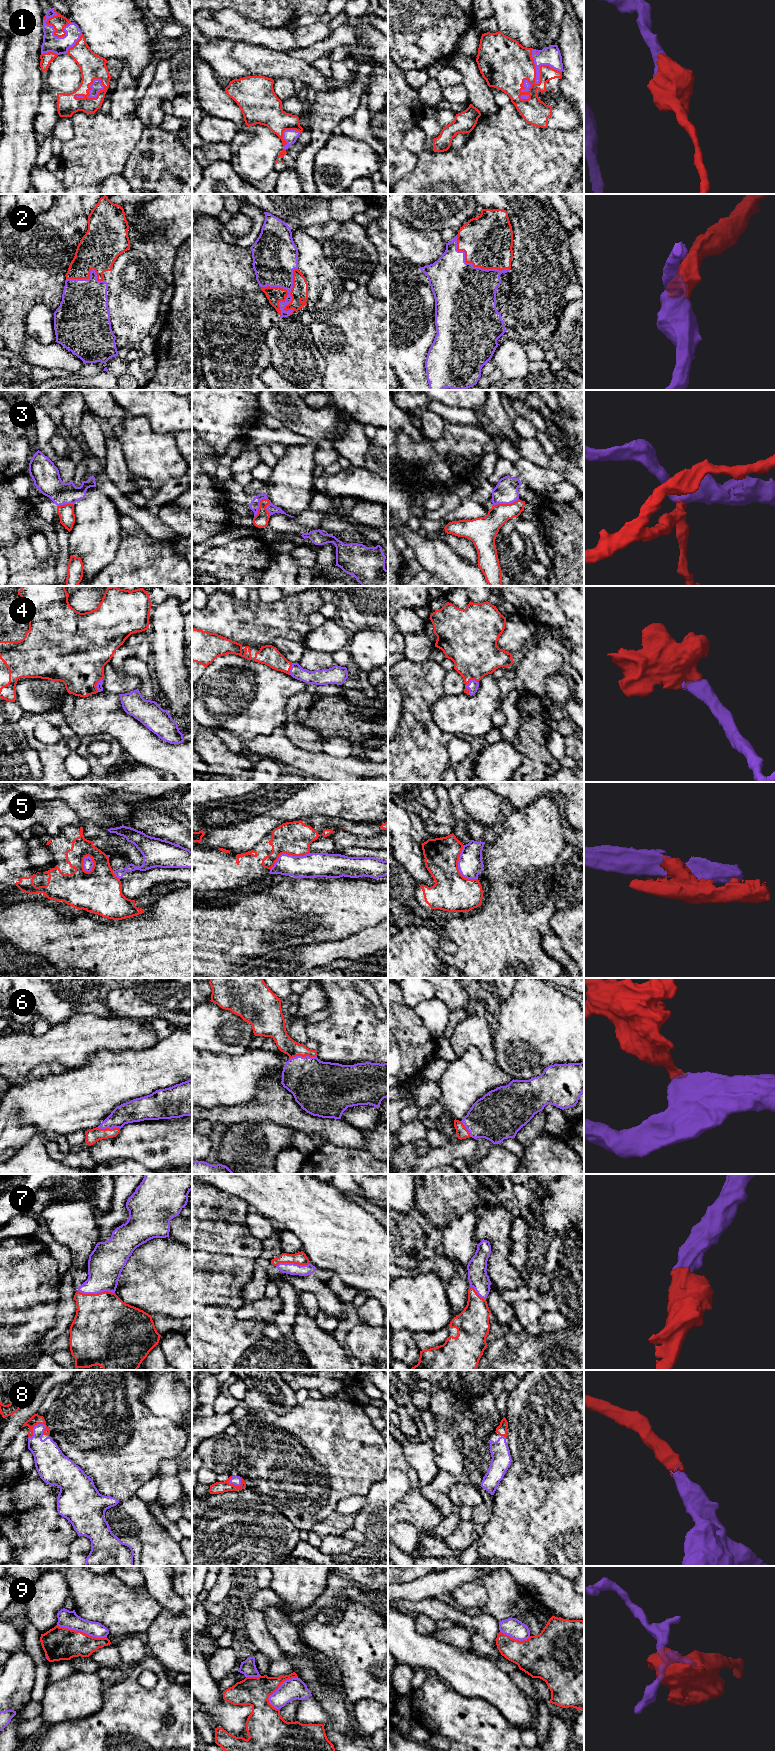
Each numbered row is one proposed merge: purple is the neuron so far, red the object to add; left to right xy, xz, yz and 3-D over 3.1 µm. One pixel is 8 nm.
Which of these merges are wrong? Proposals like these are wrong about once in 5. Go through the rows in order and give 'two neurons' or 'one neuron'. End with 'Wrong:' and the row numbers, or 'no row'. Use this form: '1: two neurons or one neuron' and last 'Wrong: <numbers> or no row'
1: one neuron
2: one neuron
3: two neurons
4: one neuron
5: two neurons
6: one neuron
7: one neuron
8: one neuron
9: two neurons
Wrong: 3, 5, 9

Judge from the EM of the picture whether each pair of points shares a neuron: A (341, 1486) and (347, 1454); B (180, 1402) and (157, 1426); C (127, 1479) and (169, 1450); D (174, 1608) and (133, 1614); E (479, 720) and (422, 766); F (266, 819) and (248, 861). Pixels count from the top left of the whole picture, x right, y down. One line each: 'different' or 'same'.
A: same
B: different
C: same
D: different
E: different
F: different

